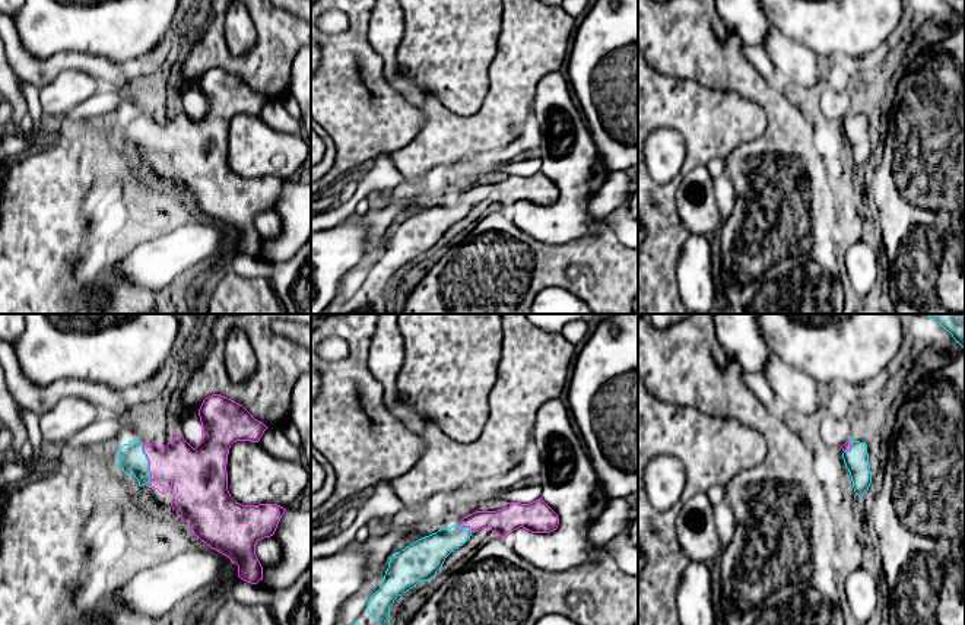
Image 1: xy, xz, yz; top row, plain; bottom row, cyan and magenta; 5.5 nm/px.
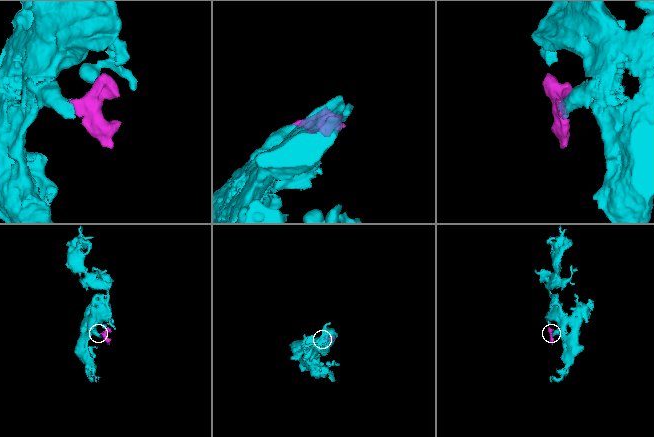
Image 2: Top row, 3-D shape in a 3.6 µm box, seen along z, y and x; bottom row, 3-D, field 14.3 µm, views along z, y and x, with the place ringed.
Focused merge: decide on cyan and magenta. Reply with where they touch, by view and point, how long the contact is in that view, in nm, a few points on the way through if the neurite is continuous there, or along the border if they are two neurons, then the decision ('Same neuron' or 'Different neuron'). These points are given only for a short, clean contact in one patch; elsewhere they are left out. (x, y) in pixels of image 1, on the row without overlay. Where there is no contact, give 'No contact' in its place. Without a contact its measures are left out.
Touches cyan at xy (148, 136). Shared border 220 nm. Path across: xy (132, 132), (142, 132), (148, 136), (181, 137), (191, 143). Same neuron

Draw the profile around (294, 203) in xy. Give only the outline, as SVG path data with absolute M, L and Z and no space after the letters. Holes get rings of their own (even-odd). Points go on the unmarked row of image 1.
M288 181L273 207L282 219L277 238L263 241L270 263L291 258L311 238L311 184Z

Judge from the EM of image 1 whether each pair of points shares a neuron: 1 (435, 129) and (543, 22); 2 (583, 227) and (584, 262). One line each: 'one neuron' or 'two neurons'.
1: one neuron
2: two neurons

